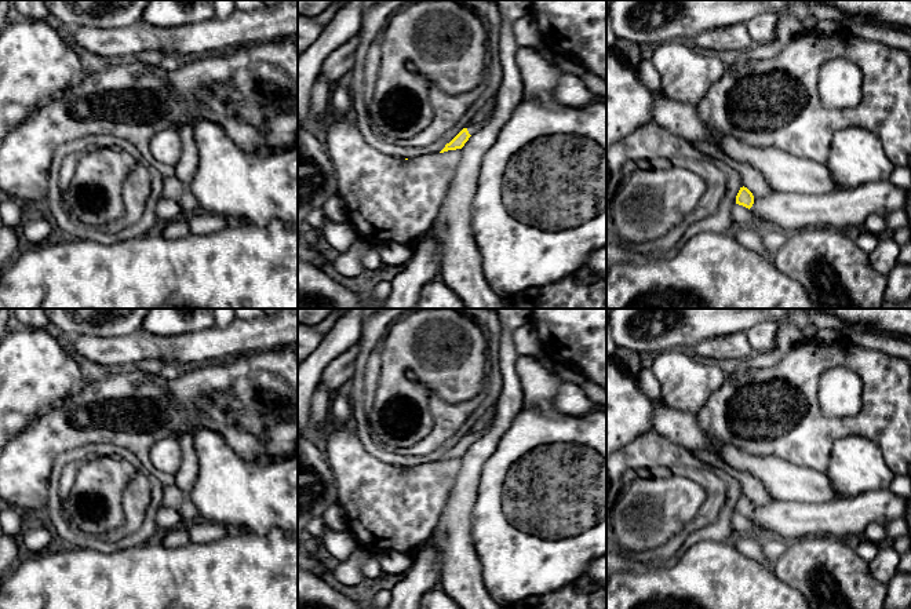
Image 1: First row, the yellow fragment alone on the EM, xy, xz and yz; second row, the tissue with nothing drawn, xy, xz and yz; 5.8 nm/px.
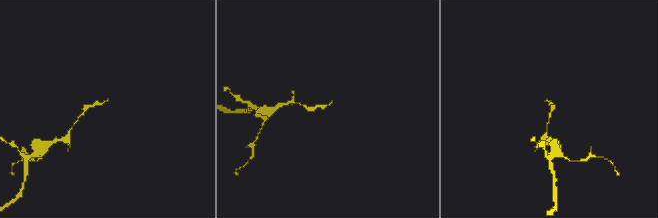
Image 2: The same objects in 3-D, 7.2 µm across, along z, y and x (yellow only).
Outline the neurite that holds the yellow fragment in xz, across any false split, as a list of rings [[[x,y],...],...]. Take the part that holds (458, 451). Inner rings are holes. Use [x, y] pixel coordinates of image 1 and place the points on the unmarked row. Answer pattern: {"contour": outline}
{"contour": [[[492,423],[487,424],[481,433],[470,433],[463,437],[449,452],[445,453],[445,456],[440,462],[462,457],[469,446],[489,430],[491,424]]]}

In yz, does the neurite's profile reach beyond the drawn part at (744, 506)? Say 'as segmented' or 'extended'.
as segmented

